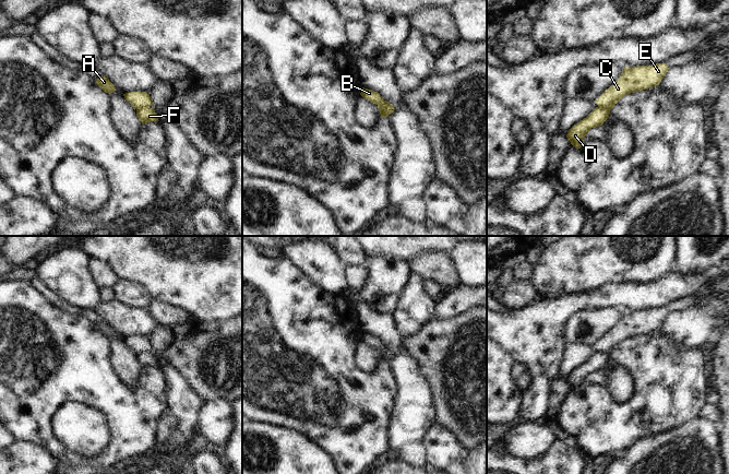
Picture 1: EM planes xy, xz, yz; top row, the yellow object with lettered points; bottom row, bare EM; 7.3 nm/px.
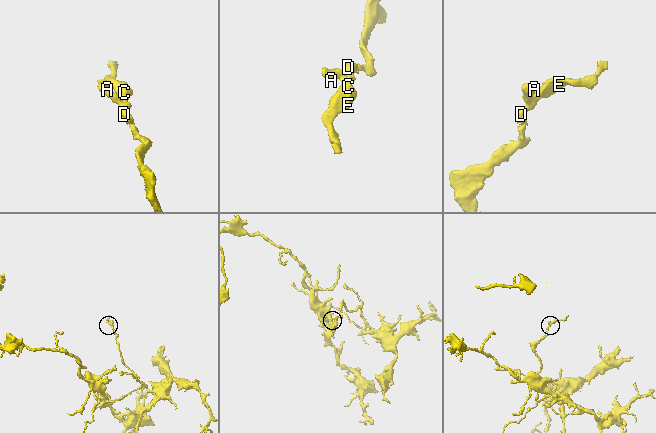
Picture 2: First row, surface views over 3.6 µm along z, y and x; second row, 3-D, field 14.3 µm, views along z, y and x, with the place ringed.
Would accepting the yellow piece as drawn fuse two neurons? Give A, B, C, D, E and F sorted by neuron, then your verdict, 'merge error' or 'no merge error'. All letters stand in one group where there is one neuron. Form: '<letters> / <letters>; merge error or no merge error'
A B D F / C E; merge error

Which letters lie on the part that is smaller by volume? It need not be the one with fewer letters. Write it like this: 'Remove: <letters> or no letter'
Remove: C, E

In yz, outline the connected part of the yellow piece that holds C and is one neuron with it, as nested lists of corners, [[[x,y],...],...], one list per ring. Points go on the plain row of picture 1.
[[[666,308],[624,311],[620,322],[596,344],[596,348],[612,354],[628,339],[659,330],[668,315]]]

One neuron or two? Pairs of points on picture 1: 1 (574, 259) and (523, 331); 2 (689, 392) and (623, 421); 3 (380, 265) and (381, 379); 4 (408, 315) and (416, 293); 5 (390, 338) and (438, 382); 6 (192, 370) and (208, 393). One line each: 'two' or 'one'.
1: two
2: one
3: two
4: one
5: two
6: one

